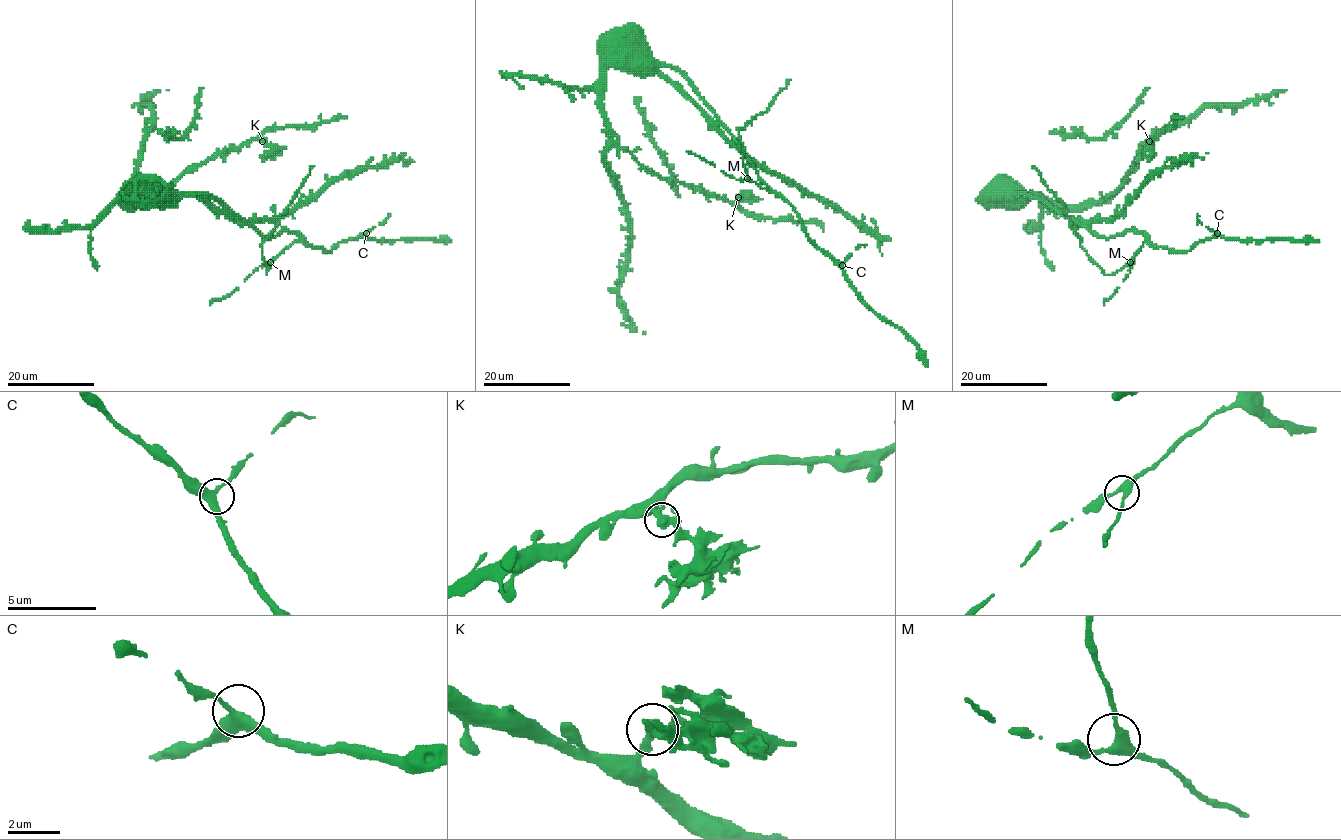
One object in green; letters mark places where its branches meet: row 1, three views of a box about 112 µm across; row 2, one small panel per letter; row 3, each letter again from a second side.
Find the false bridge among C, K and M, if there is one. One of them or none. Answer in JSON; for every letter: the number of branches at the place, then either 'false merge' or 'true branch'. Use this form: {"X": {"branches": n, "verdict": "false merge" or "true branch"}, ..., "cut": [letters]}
{"C": {"branches": 3, "verdict": "true branch"}, "K": {"branches": 3, "verdict": "false merge"}, "M": {"branches": 3, "verdict": "true branch"}, "cut": ["K"]}

